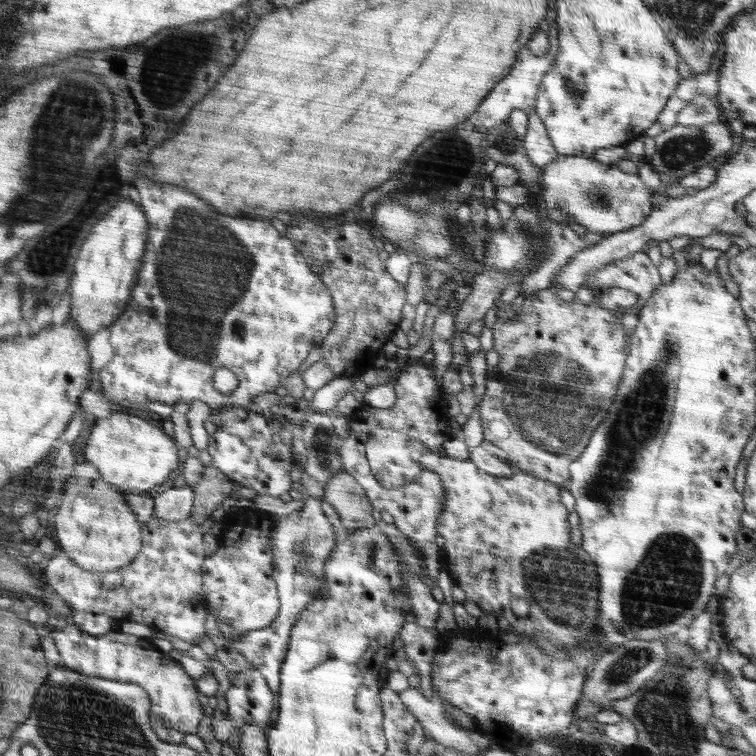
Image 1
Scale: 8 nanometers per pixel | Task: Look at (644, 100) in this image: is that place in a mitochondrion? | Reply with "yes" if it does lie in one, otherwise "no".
no

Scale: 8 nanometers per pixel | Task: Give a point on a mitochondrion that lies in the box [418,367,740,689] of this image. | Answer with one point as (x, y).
(665, 584)

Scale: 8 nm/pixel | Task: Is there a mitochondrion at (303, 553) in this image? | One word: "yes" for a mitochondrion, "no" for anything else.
yes

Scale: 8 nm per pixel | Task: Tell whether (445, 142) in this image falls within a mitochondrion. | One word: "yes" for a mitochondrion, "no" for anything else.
yes

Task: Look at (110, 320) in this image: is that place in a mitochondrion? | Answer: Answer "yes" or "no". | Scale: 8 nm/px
no

